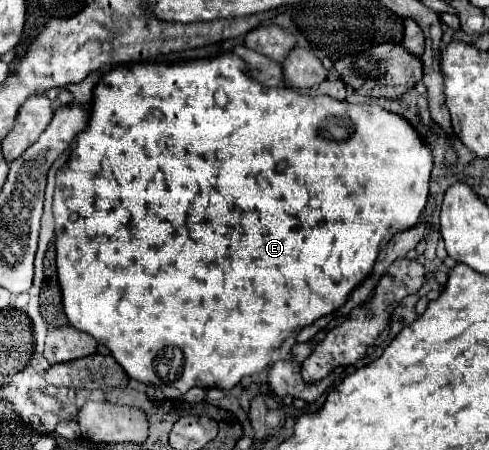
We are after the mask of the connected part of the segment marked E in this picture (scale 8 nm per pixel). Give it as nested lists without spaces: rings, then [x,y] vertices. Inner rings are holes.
[[[221,55],[217,59],[199,59],[199,61],[187,61],[187,63],[147,63],[147,65],[133,65],[133,67],[119,67],[113,69],[109,73],[105,73],[97,87],[93,89],[93,105],[91,105],[91,121],[89,127],[77,137],[75,149],[69,155],[69,161],[57,171],[57,187],[55,187],[55,197],[53,197],[53,217],[55,217],[55,247],[57,247],[57,275],[59,275],[59,287],[63,293],[63,309],[65,315],[69,319],[69,323],[83,331],[89,333],[93,339],[97,339],[97,343],[105,345],[111,355],[115,357],[115,361],[125,369],[125,373],[131,379],[137,379],[139,383],[145,385],[175,385],[181,393],[187,393],[193,387],[219,387],[219,389],[231,389],[235,387],[241,377],[245,375],[255,375],[259,371],[263,371],[267,365],[277,363],[279,361],[279,347],[285,341],[293,341],[293,337],[305,327],[311,325],[313,321],[317,321],[323,315],[329,315],[333,311],[337,311],[349,297],[349,291],[361,283],[373,269],[373,263],[379,255],[381,245],[385,245],[395,233],[407,231],[409,227],[413,227],[419,221],[419,215],[427,203],[427,195],[429,195],[429,179],[431,179],[431,169],[433,169],[433,161],[431,161],[431,147],[427,147],[417,131],[399,115],[389,113],[385,109],[381,109],[379,105],[349,105],[345,101],[337,101],[331,97],[307,97],[307,95],[299,95],[293,89],[269,89],[263,83],[259,83],[257,79],[253,79],[247,73],[247,67],[243,65],[243,59],[237,55]],[[285,161],[285,169],[277,171],[277,165]]]

